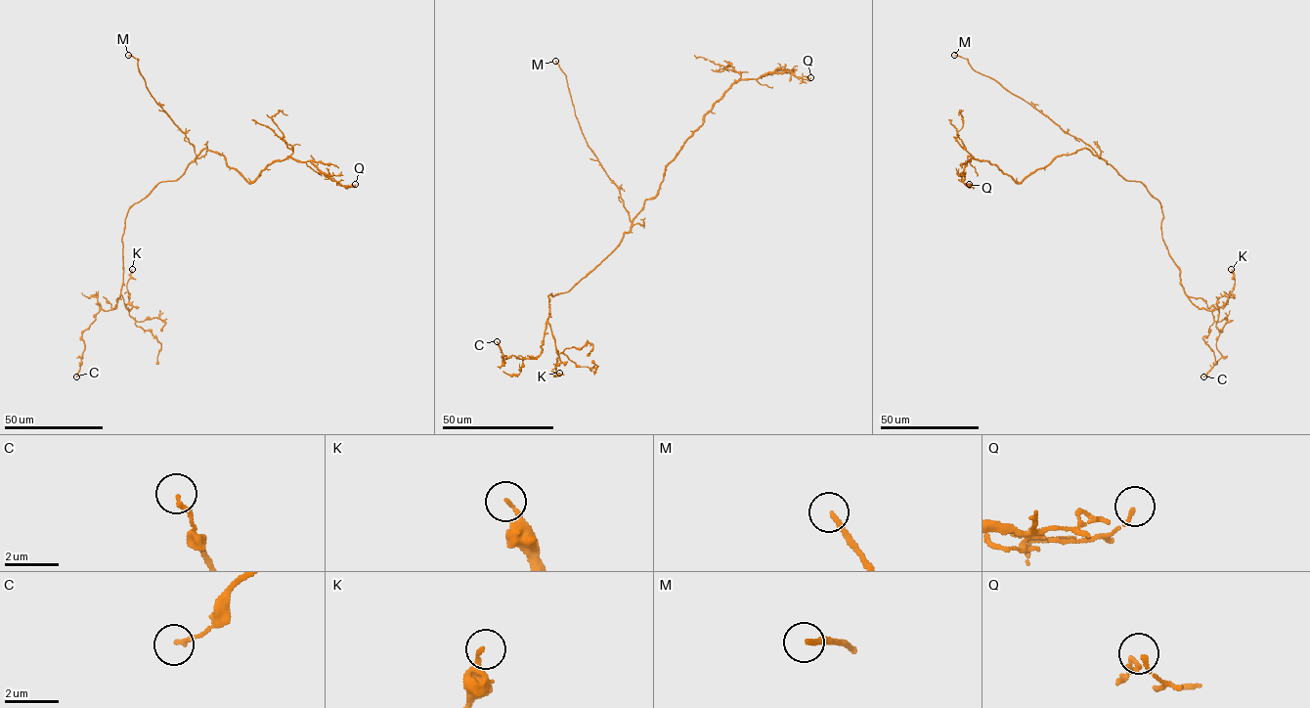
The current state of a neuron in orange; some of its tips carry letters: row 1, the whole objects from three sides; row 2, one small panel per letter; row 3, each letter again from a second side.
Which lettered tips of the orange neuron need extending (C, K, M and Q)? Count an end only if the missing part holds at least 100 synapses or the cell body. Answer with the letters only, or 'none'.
M

